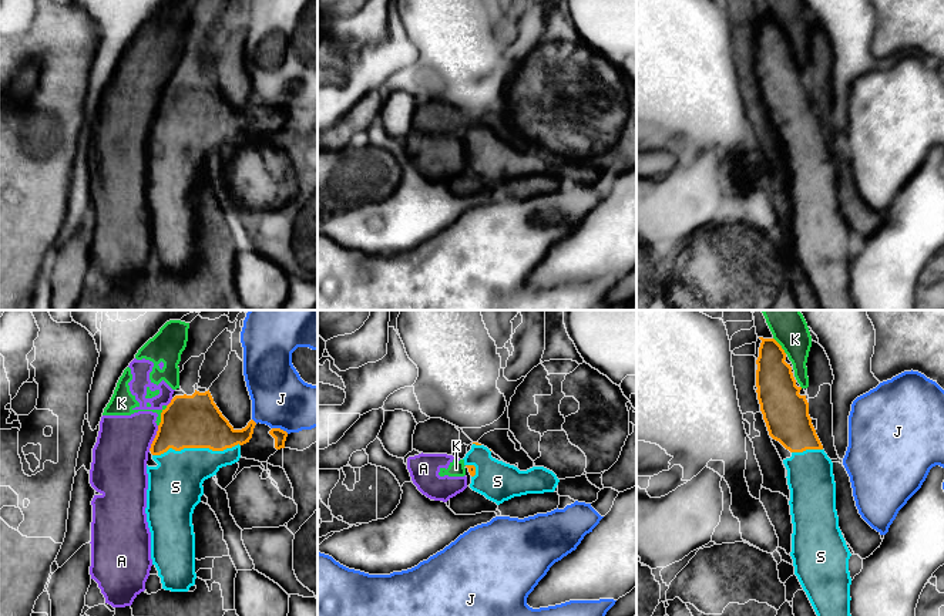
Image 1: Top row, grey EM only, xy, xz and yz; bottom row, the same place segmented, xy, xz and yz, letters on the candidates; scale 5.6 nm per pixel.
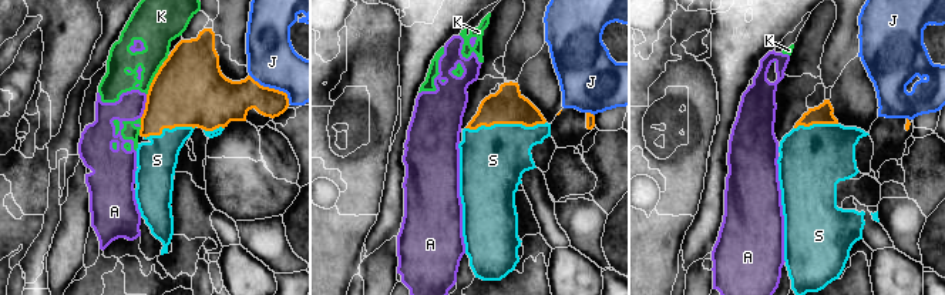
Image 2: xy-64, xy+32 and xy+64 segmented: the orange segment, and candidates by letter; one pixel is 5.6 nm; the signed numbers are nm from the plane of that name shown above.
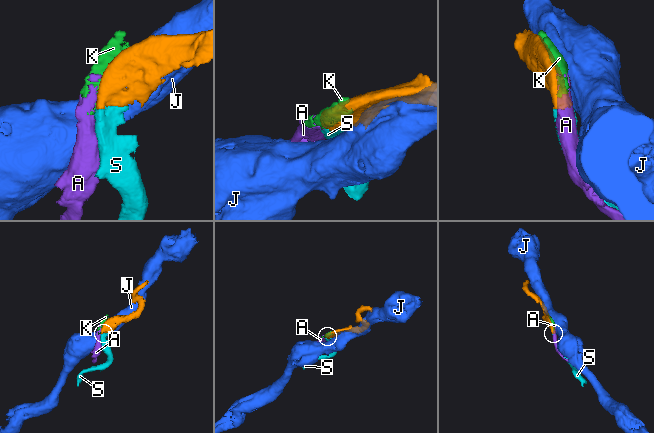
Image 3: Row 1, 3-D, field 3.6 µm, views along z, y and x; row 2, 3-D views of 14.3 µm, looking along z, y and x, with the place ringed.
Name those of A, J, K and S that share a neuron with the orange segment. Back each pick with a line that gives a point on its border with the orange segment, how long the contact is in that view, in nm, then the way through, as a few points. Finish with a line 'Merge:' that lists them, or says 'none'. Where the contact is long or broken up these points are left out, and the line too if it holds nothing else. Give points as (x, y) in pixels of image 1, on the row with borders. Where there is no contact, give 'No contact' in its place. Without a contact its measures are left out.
S: Touches orange at xy (195, 447). Shared border 500 nm
Merge: S

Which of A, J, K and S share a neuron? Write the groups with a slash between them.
A K / J / S

